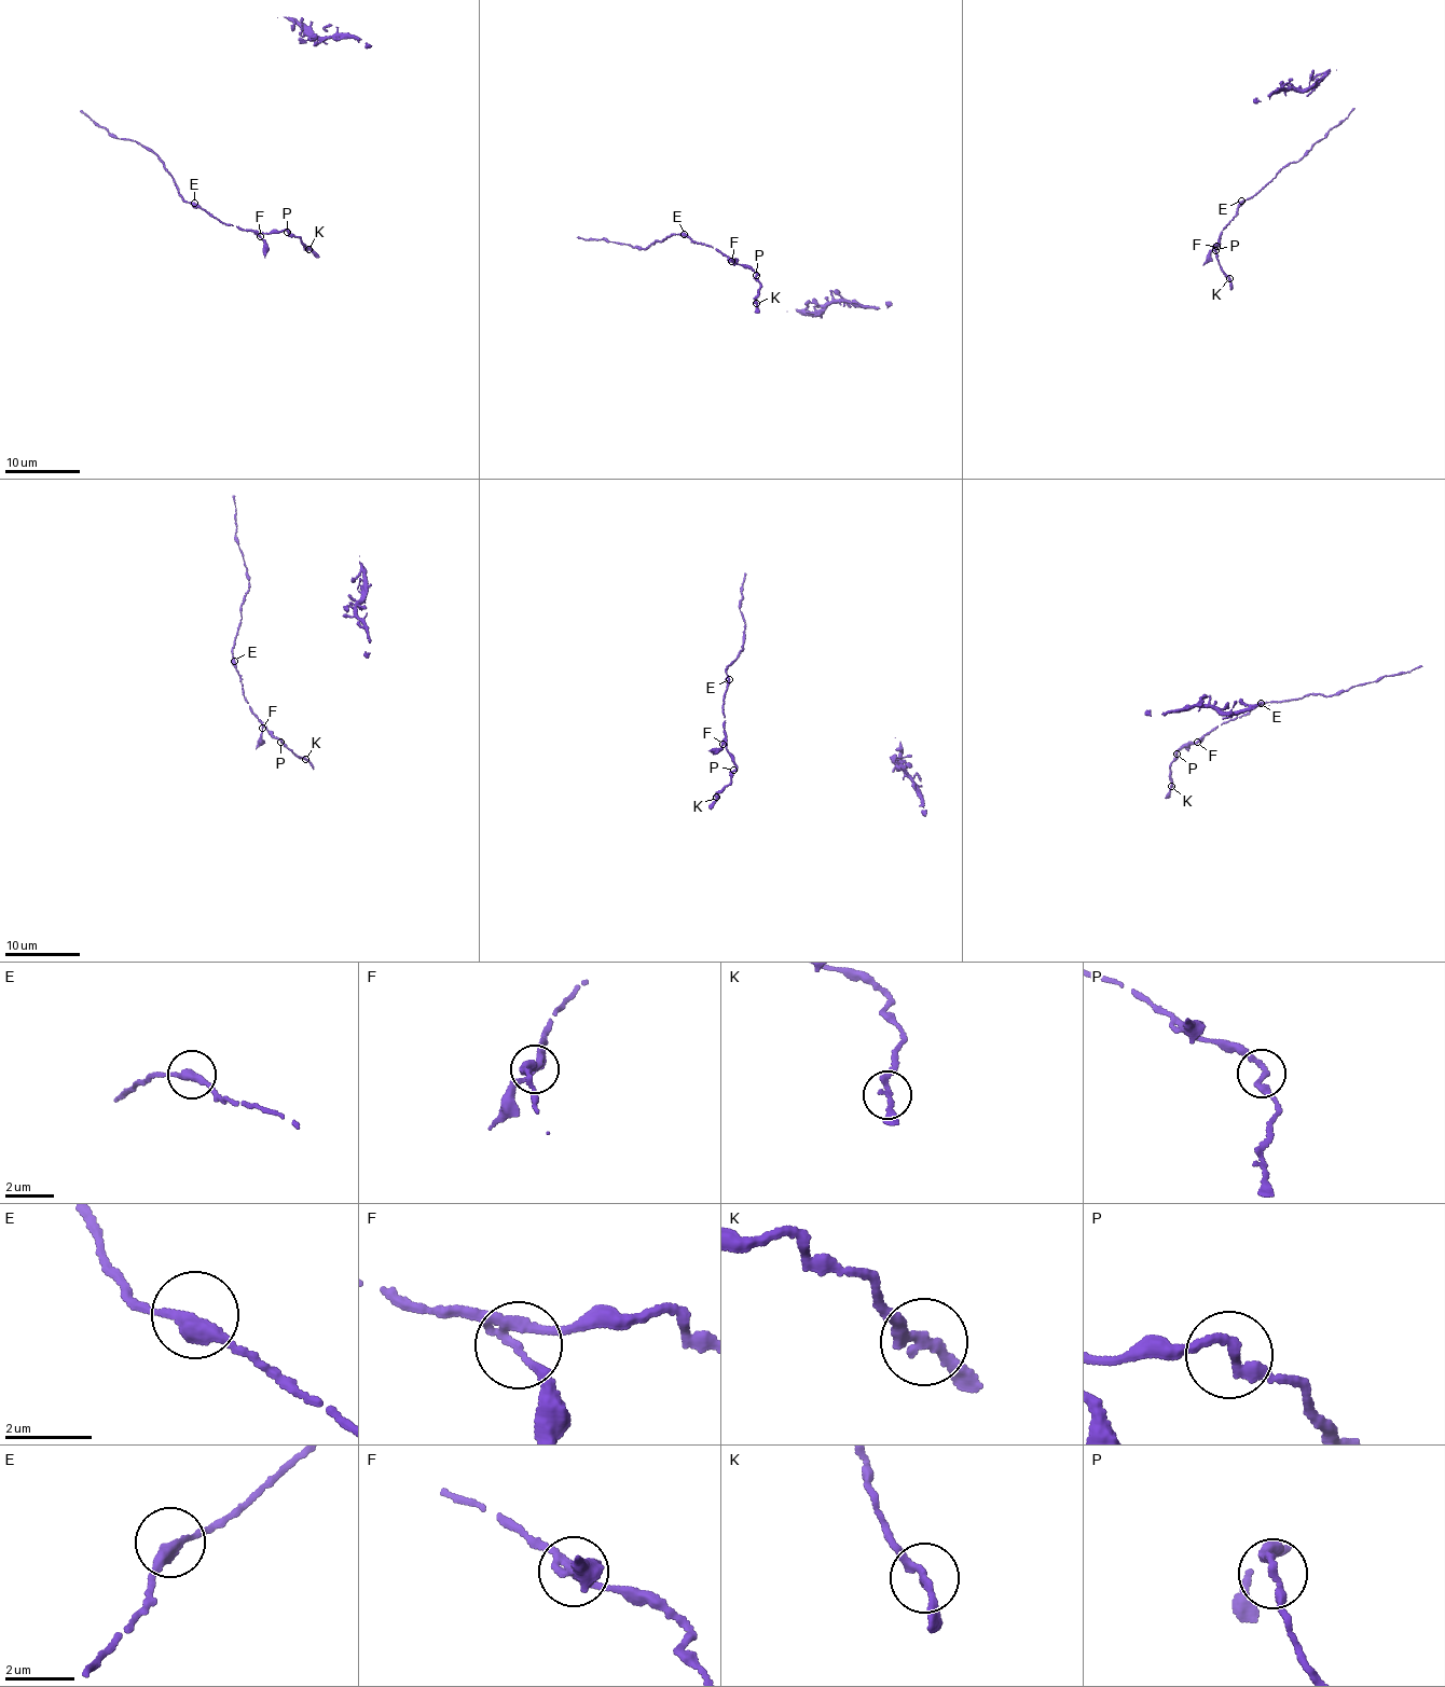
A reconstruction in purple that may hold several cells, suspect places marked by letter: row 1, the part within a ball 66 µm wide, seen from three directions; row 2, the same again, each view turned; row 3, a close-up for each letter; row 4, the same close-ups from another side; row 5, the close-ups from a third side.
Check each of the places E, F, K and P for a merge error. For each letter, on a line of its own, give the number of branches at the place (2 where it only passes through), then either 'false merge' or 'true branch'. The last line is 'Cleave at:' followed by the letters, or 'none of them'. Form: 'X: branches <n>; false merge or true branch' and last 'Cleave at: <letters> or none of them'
E: branches 2; true branch
F: branches 3; true branch
K: branches 2; true branch
P: branches 2; true branch
Cleave at: none of them

